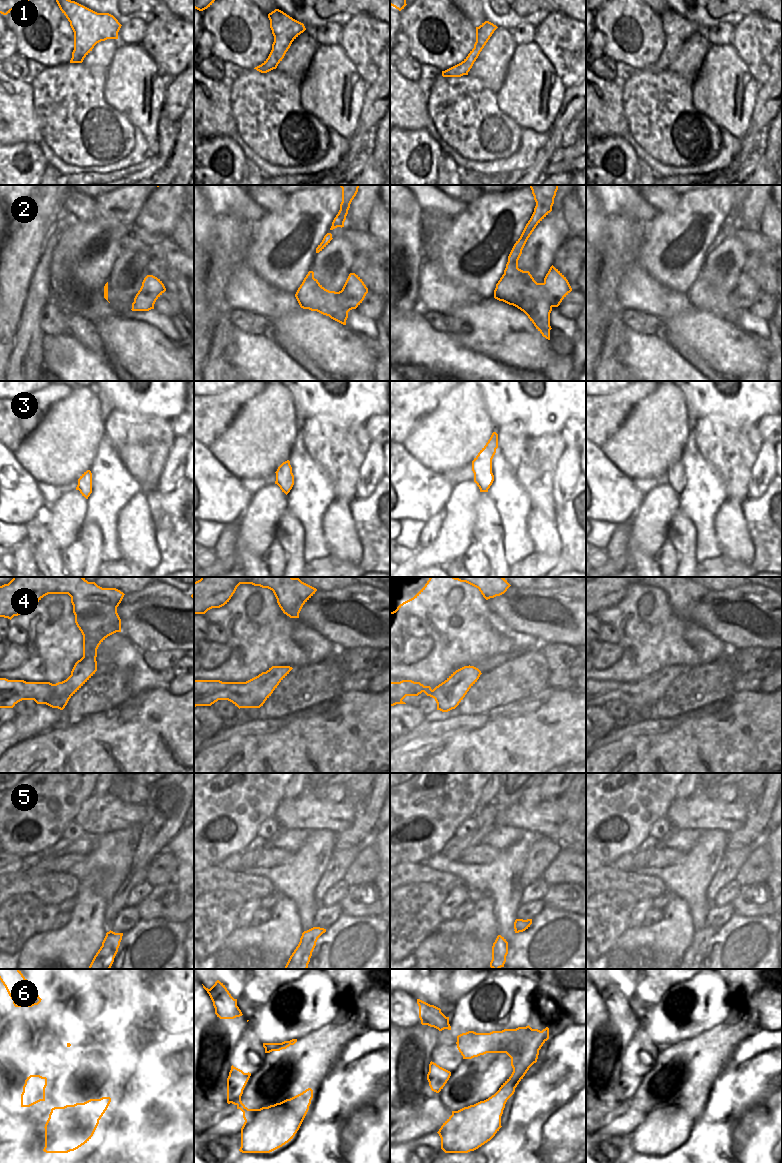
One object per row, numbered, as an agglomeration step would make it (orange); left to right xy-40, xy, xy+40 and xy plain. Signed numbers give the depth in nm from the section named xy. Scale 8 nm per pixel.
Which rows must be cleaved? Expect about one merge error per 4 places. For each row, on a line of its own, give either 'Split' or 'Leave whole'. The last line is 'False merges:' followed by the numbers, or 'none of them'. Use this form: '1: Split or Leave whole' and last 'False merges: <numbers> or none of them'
1: Leave whole
2: Split
3: Leave whole
4: Leave whole
5: Leave whole
6: Split
False merges: 2, 6

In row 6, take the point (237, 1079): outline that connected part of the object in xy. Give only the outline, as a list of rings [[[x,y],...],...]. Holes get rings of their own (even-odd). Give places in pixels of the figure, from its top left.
[[[231,1066],[229,1076],[227,1078],[227,1103],[240,1105],[243,1090],[251,1076],[251,1073],[244,1073],[242,1070]]]

